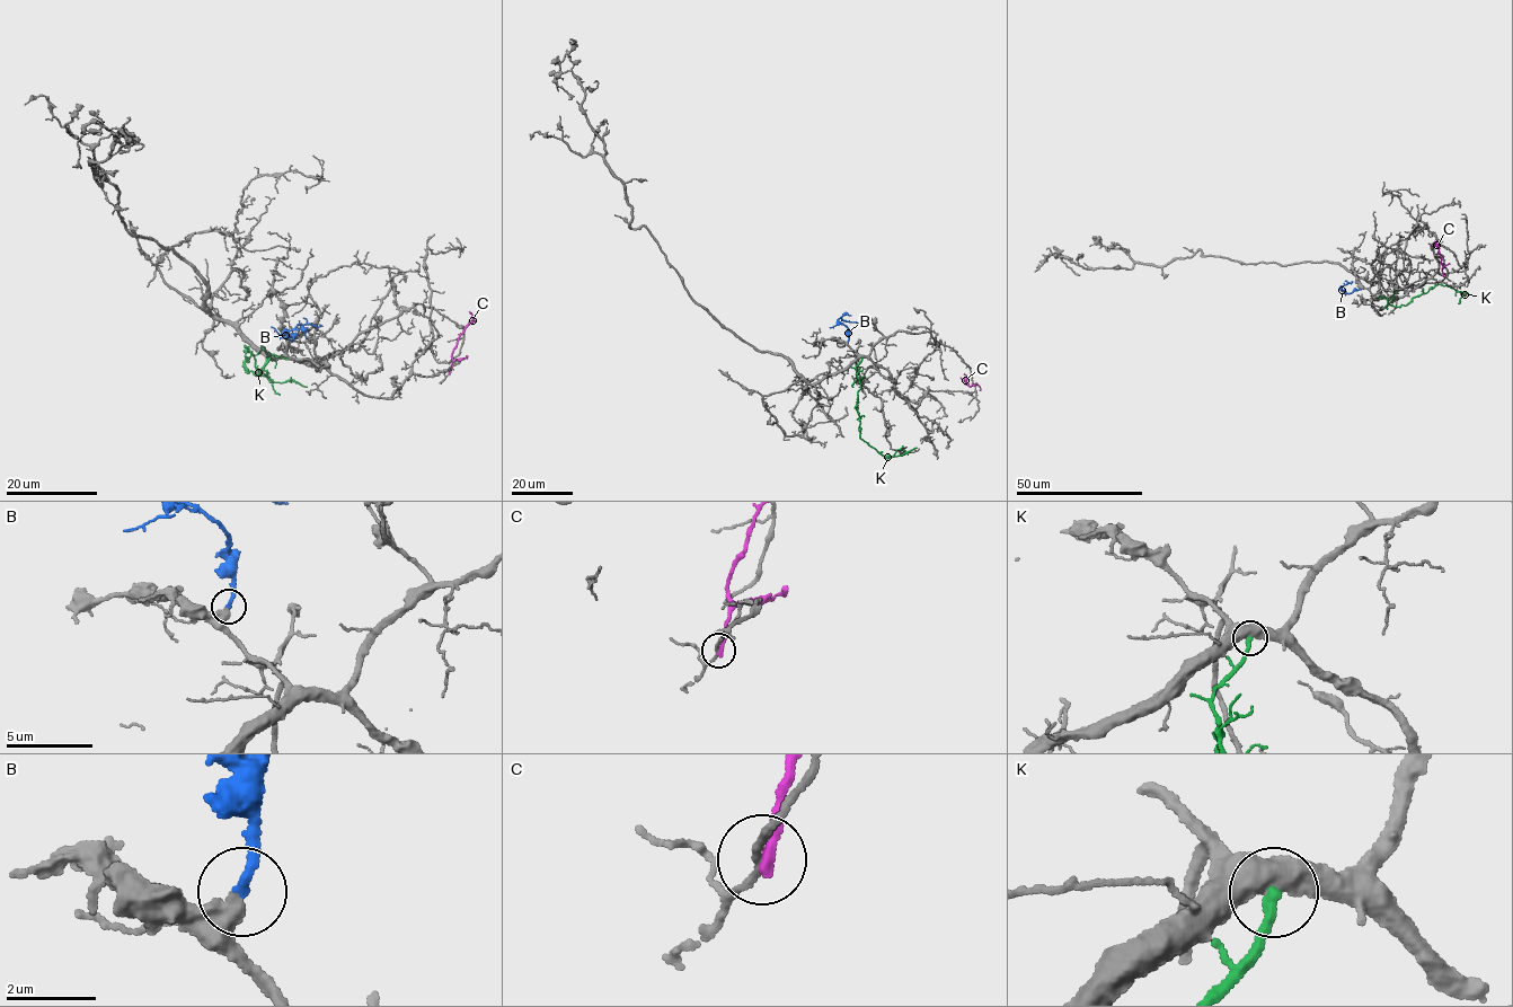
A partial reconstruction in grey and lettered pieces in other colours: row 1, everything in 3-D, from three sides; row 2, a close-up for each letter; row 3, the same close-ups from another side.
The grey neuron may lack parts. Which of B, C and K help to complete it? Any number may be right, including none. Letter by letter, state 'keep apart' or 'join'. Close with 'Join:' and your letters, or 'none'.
B: join
C: keep apart
K: keep apart
Join: B

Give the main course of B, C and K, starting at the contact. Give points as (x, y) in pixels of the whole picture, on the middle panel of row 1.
B: (848, 341), (847, 327), (838, 319), (841, 317), (858, 323)
C: (974, 386), (969, 387), (961, 377)
K: (863, 358), (856, 368), (860, 381), (856, 407), (860, 438), (885, 456), (903, 456), (917, 447)

